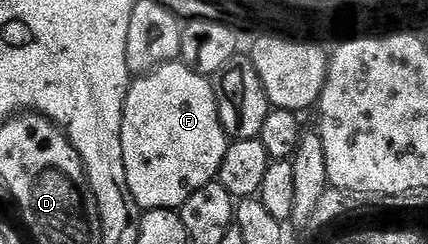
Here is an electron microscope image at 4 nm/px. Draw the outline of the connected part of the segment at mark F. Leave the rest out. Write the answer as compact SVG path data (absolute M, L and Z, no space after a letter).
M171 61L163 67L157 67L154 71L147 71L145 75L137 76L133 80L134 84L125 88L122 100L120 102L120 118L116 123L116 147L120 152L120 175L124 180L124 190L128 196L129 202L135 208L142 211L165 211L167 209L181 208L182 203L192 197L192 193L201 191L204 187L211 186L212 180L218 174L218 164L224 157L224 153L228 146L228 136L220 126L218 127L218 119L220 112L216 109L216 101L214 100L214 89L211 80L204 75L198 75L189 67L183 66L182 63Z

